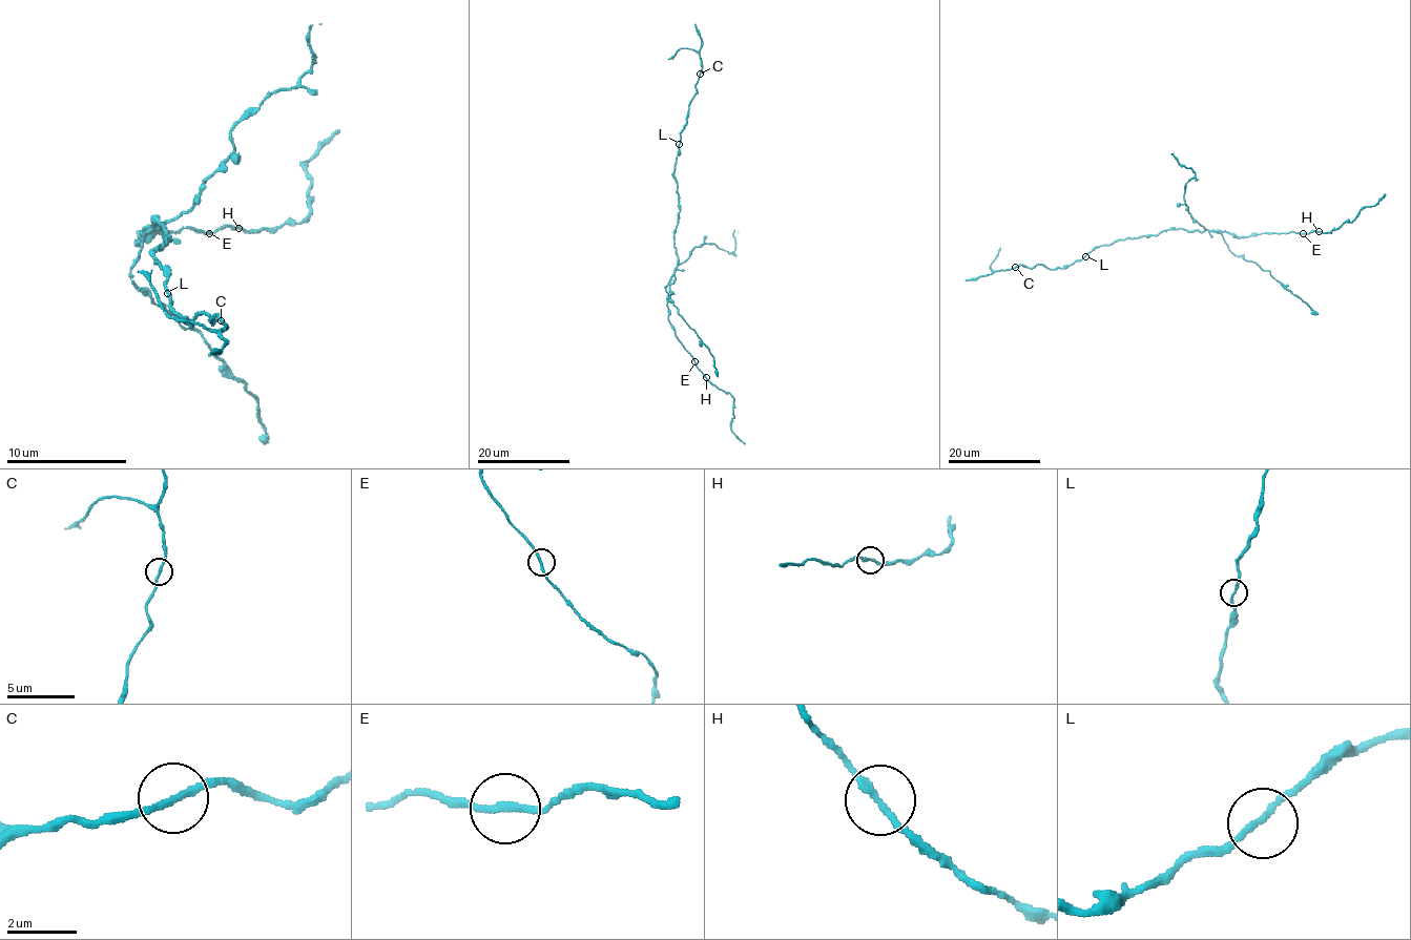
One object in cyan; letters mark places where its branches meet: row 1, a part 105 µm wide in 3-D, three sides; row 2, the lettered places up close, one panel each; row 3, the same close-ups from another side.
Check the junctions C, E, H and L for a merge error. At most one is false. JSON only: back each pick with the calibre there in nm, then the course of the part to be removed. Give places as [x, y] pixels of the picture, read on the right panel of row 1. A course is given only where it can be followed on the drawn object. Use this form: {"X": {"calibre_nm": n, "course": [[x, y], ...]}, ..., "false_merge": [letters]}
{"H": {"calibre_nm": 180, "course": [[1320, 231], [1330, 232], [1350, 222], [1362, 208], [1371, 207], [1385, 194]]}, "false_merge": ["H"]}

